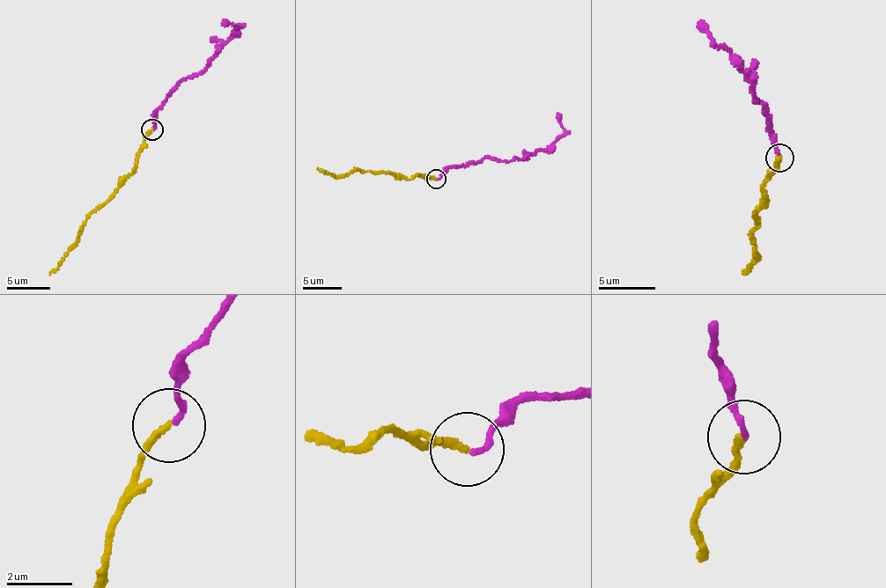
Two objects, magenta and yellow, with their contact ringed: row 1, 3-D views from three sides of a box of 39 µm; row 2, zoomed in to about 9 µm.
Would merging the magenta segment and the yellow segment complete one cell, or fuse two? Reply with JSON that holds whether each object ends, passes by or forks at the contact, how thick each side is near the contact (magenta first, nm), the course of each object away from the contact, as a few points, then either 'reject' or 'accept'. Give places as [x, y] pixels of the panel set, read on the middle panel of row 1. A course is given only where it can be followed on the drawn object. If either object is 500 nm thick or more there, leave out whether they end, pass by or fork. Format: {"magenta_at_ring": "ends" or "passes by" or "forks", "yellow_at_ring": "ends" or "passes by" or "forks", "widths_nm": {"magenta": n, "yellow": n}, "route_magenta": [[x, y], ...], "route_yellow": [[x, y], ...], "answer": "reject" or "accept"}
{"magenta_at_ring": "ends", "yellow_at_ring": "ends", "widths_nm": {"magenta": 170, "yellow": 220}, "route_magenta": [[437, 180], [449, 167], [487, 158], [510, 161], [546, 149], [563, 134], [557, 113]], "route_yellow": [[435, 180], [413, 176], [408, 180], [388, 172], [373, 173], [358, 169], [339, 178], [317, 168]], "answer": "reject"}

